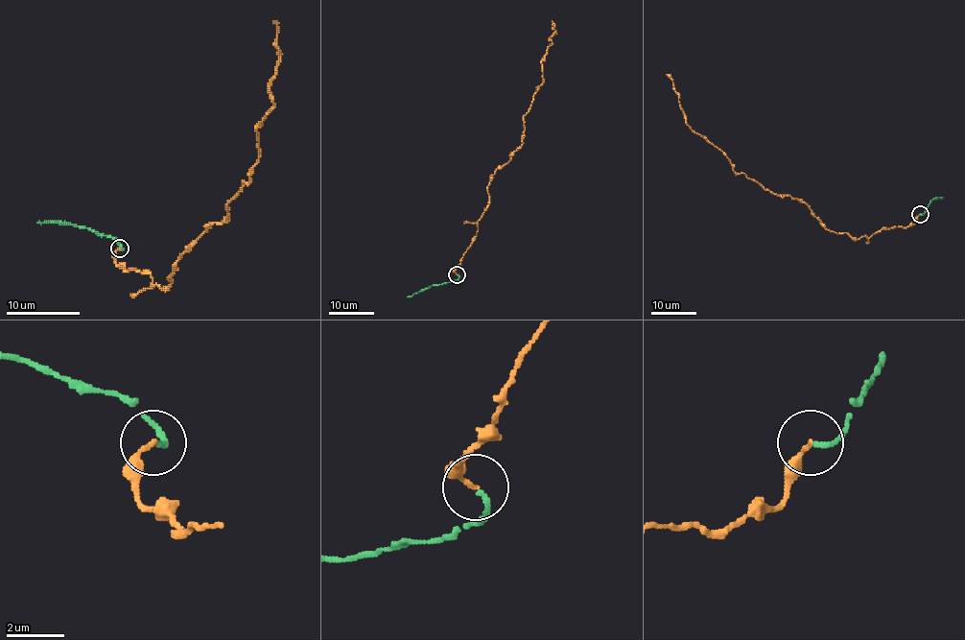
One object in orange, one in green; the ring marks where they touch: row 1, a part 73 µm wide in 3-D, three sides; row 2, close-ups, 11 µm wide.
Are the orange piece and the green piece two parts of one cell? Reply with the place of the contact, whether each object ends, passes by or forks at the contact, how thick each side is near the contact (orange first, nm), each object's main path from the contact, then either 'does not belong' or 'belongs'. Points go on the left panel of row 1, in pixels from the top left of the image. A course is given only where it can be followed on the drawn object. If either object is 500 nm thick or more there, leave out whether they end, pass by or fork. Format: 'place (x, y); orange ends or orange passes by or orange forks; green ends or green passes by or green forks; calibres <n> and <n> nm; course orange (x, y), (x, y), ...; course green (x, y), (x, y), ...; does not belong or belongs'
place (119, 248); orange ends; green ends; calibres 170 and 180 nm; course orange (120, 248), (118, 265), (163, 290), (179, 257), (229, 215), (273, 102), (273, 21); course green (120, 248), (110, 237), (72, 225), (37, 223); belongs

